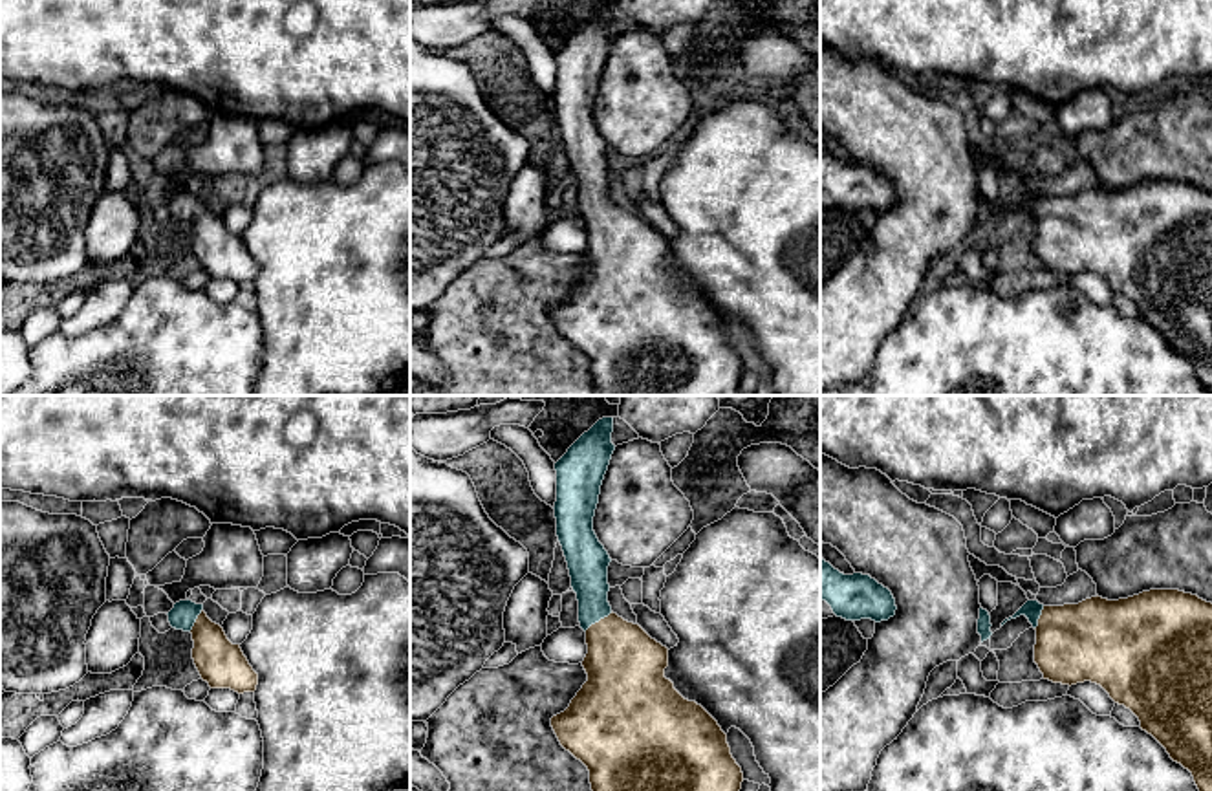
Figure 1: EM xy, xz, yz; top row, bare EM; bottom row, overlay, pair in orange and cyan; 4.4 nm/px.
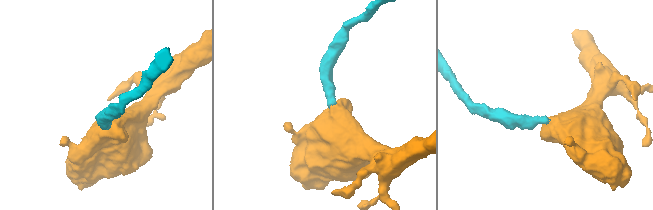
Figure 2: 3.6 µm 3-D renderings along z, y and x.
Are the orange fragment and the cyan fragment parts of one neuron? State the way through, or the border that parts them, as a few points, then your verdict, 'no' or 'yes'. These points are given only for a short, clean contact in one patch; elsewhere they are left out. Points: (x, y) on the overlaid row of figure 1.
runs through xz (625, 667), (599, 621), (594, 612), (588, 566); yes

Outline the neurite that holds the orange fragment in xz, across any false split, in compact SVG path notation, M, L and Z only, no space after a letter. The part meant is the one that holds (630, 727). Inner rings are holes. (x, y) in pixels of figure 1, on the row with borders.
M613 417L599 419L555 463L557 536L586 632L582 666L588 681L569 707L551 718L551 727L560 745L588 767L591 791L740 791L743 773L730 754L727 734L701 705L685 699L665 677L668 648L639 624L613 613L608 602L611 558L593 531L593 516L615 450L611 432Z

